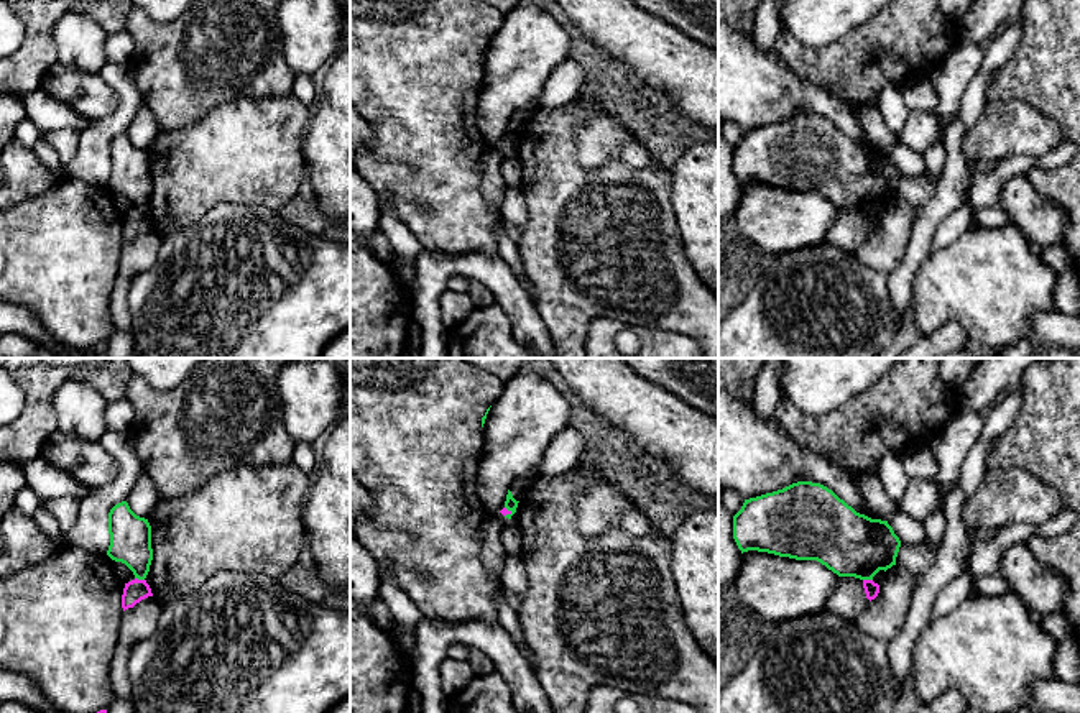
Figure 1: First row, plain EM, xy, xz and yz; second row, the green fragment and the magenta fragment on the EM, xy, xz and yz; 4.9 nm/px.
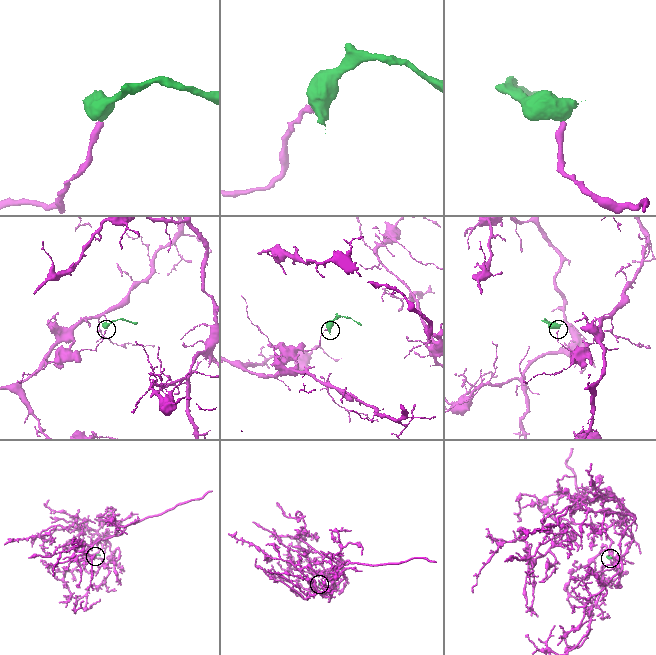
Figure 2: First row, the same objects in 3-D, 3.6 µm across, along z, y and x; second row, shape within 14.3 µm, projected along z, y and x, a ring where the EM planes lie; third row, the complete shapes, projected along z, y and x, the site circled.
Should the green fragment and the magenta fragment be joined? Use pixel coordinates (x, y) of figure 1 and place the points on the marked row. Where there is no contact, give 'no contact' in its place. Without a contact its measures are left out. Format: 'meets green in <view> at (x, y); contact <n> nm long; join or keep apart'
meets green in xy at (140, 579); contact 50 nm long; keep apart

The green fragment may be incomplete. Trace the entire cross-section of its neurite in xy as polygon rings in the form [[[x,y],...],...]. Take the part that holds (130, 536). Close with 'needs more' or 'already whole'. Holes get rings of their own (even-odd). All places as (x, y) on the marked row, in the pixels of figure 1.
[[[127,501],[115,504],[108,513],[110,545],[107,555],[125,564],[138,580],[145,580],[153,560],[151,526],[136,516]]] | already whole

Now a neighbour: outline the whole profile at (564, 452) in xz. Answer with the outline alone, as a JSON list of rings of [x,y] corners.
[[[574,429],[557,434],[546,448],[539,465],[529,473],[513,480],[510,488],[513,498],[521,501],[538,480],[569,473],[582,458],[585,439]]]

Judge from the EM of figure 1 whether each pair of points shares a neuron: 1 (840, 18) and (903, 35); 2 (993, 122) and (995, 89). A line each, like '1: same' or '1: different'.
1: different
2: different

